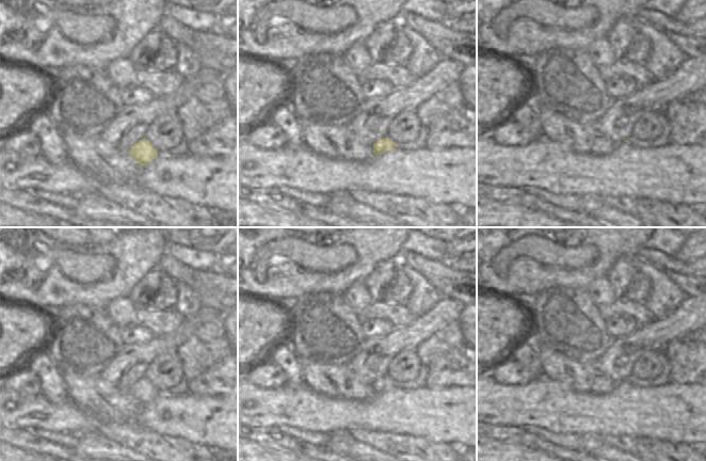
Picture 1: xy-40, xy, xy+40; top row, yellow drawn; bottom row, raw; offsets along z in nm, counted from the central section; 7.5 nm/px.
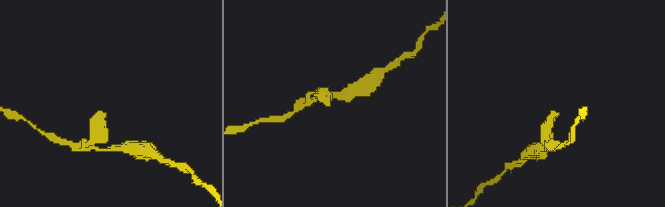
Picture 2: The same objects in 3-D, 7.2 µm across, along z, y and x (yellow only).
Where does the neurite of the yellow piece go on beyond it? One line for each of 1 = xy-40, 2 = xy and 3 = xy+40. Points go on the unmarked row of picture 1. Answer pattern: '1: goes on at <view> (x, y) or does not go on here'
1: does not go on here
2: does not go on here
3: does not go on here

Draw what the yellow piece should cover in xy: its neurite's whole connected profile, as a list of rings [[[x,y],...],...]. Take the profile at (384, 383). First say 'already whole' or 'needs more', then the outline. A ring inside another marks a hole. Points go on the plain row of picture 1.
already whole | [[[383,377],[373,382],[373,393],[374,394],[381,394],[394,387],[398,387],[398,384],[389,377]]]

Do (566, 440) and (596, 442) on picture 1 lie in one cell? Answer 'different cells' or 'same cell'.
same cell

